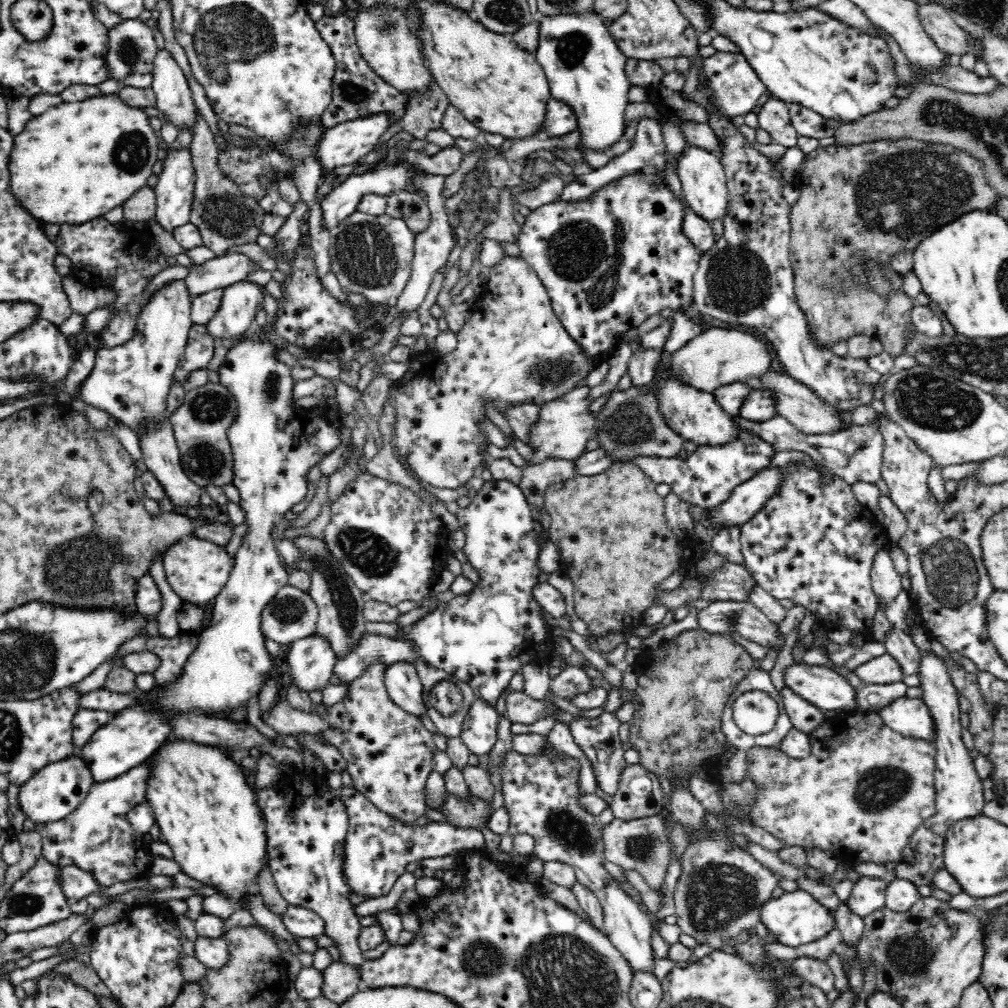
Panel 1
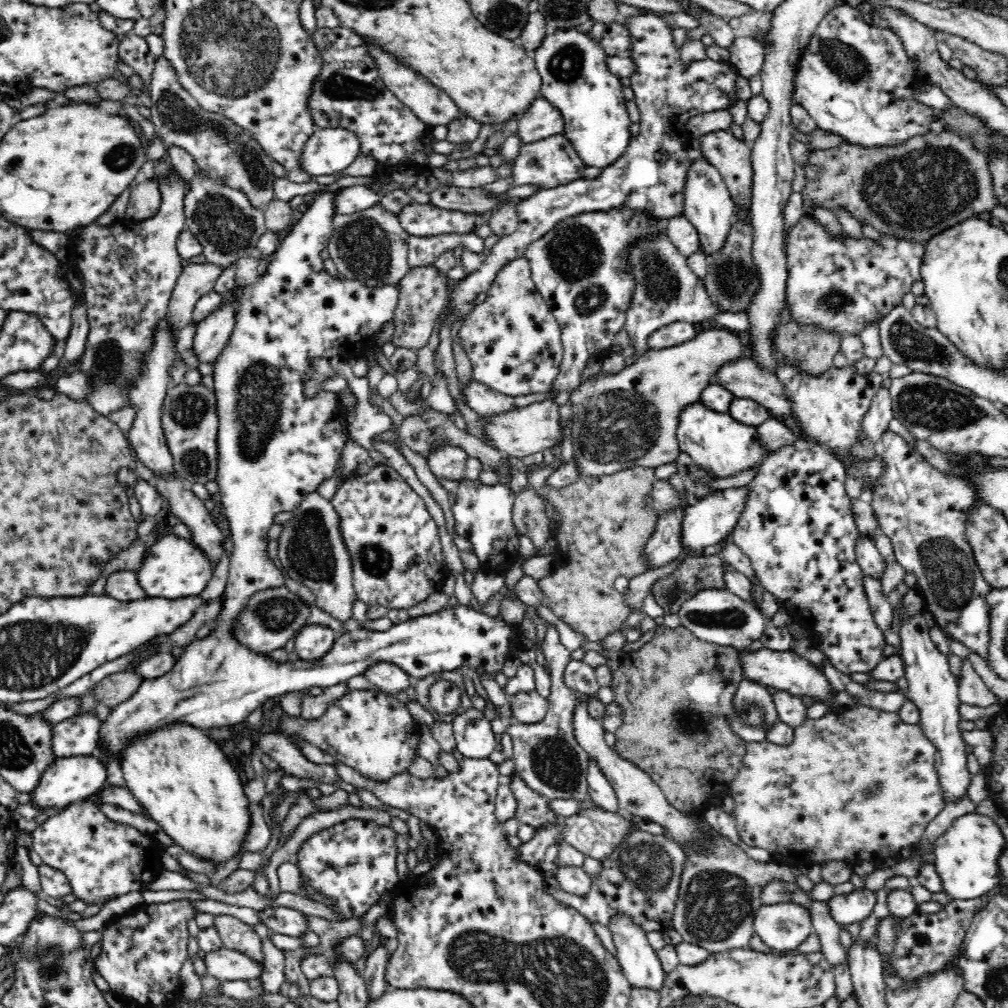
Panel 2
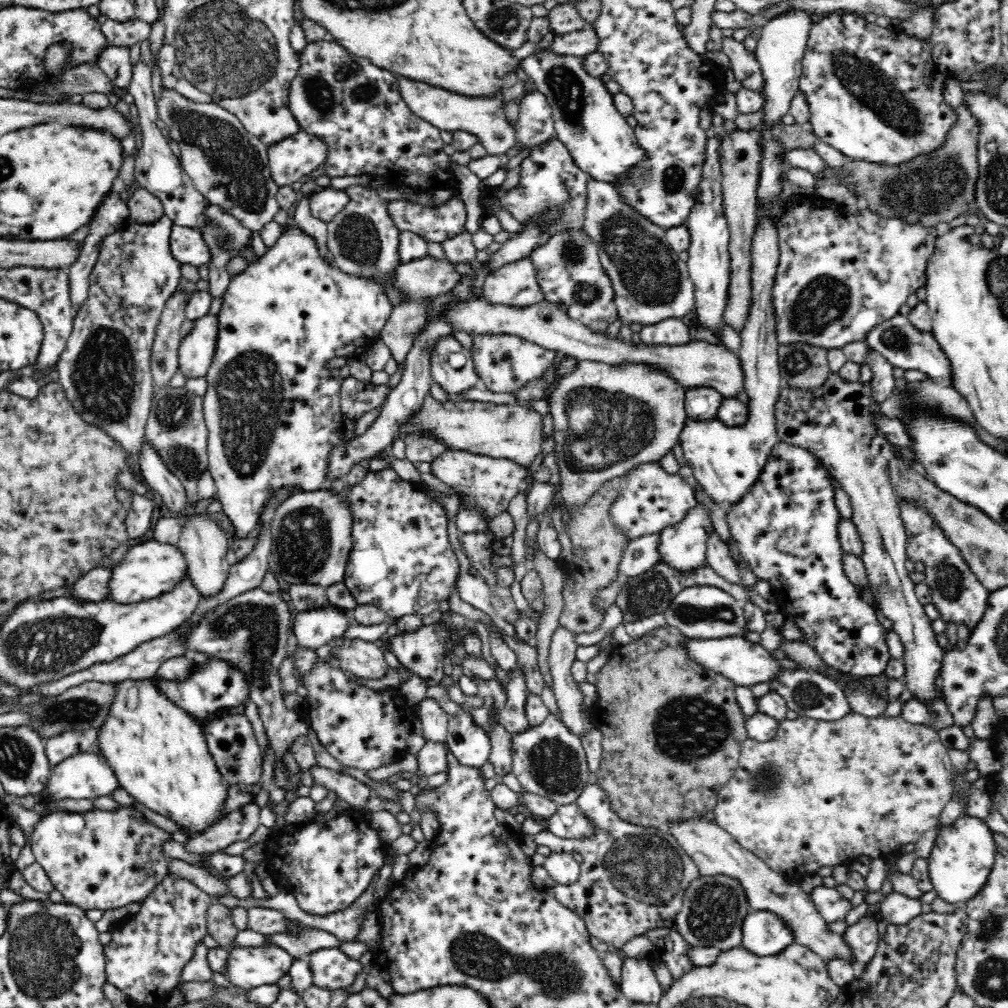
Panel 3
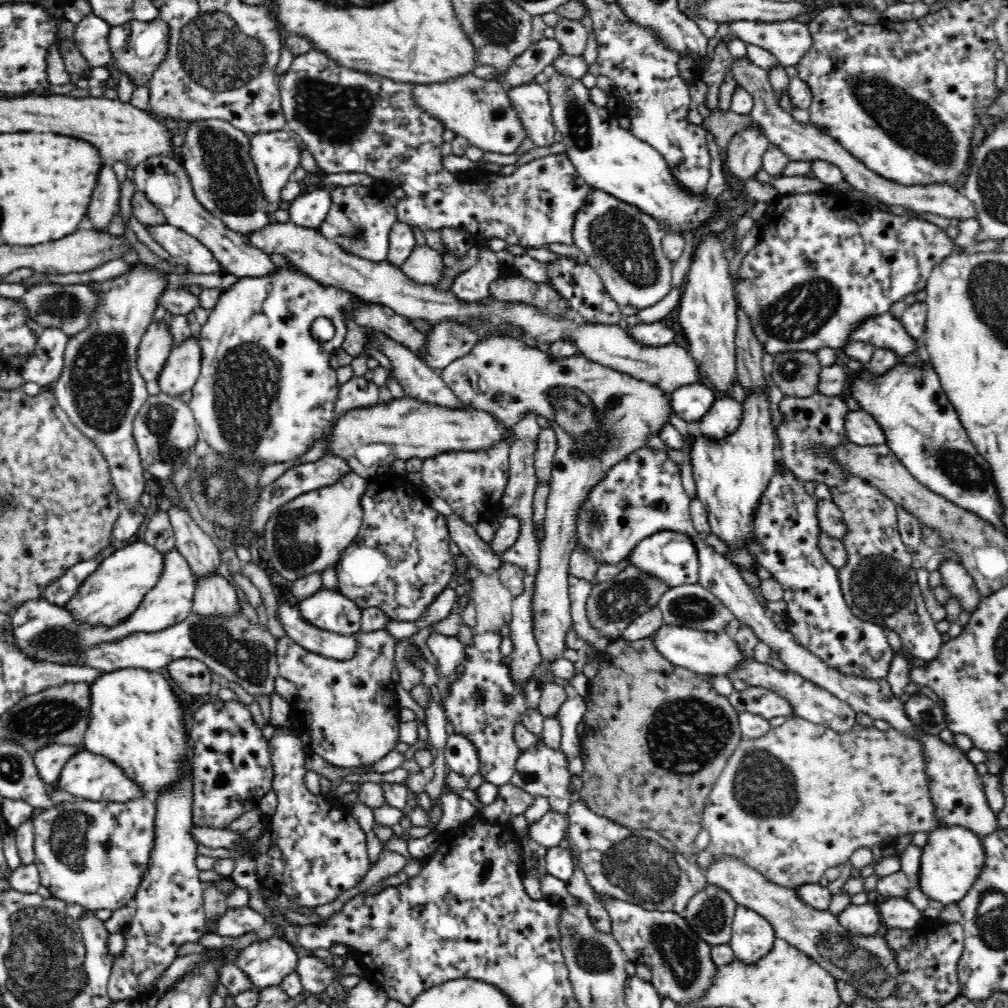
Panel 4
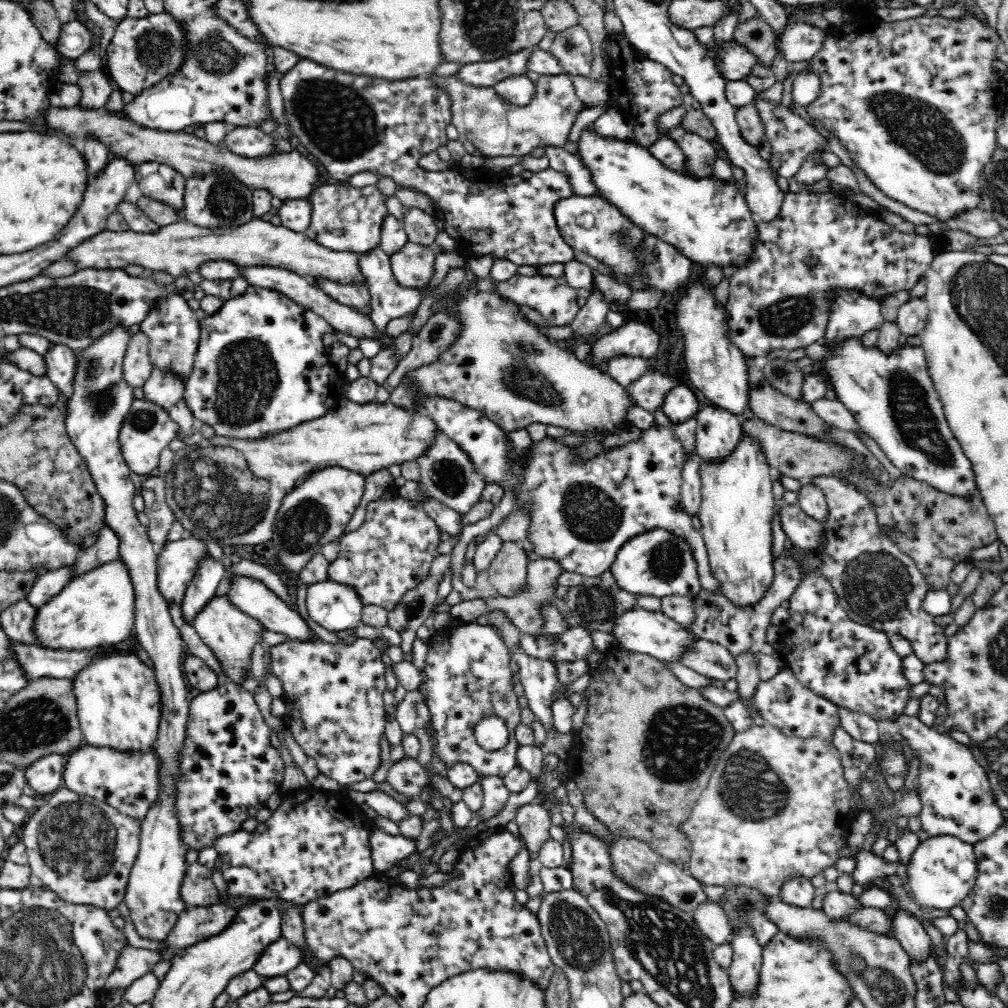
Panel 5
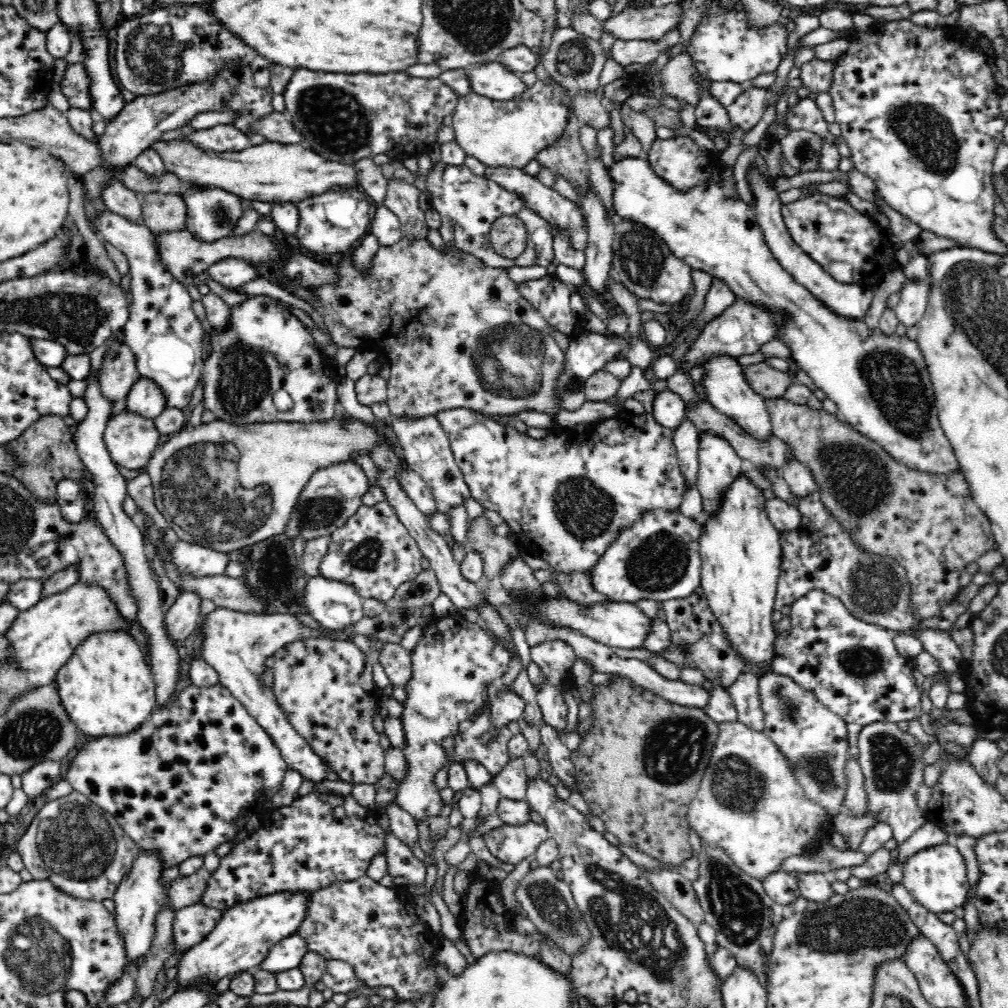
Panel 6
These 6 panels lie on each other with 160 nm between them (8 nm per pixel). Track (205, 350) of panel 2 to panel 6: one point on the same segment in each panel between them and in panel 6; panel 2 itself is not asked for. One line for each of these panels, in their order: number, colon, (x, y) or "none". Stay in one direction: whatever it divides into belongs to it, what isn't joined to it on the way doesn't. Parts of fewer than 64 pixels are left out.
3: (196, 349)
4: (179, 374)
5: (161, 388)
6: (145, 399)

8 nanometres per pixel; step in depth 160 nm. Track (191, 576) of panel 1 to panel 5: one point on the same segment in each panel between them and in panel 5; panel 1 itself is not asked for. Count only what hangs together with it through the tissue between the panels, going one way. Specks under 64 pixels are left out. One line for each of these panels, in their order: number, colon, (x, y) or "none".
2: (171, 567)
3: (148, 569)
4: (117, 586)
5: (97, 609)

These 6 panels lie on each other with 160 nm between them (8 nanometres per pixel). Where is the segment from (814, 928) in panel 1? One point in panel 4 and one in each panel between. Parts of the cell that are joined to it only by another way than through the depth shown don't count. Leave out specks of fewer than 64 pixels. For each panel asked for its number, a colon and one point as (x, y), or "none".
2: (782, 927)
3: (763, 933)
4: (752, 937)

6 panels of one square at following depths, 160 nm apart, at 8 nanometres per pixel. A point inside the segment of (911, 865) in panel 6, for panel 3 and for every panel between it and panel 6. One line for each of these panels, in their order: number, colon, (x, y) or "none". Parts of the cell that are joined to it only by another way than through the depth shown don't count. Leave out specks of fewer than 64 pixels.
3: (962, 856)
4: (952, 858)
5: (942, 871)

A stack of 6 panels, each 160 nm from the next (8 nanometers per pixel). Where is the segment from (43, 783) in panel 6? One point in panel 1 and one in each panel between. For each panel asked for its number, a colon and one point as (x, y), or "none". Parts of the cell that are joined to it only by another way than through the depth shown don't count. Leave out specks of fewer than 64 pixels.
1: (86, 722)
2: (77, 736)
3: (68, 744)
4: (49, 760)
5: (45, 776)

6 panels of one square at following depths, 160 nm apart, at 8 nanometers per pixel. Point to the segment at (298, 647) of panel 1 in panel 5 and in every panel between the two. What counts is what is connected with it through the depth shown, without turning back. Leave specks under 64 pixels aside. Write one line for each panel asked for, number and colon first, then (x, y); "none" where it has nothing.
2: (312, 641)
3: (315, 627)
4: (331, 610)
5: (335, 606)

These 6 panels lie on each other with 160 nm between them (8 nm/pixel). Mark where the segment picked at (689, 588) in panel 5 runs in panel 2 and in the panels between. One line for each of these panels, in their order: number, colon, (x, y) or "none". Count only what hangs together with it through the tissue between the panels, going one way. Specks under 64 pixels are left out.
2: (705, 521)
3: (682, 547)
4: (669, 557)

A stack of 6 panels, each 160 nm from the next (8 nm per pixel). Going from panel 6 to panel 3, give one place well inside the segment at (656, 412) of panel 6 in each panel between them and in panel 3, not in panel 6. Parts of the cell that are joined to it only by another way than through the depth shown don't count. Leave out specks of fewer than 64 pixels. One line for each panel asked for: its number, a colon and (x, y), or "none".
3: (700, 403)
4: (690, 402)
5: (682, 402)

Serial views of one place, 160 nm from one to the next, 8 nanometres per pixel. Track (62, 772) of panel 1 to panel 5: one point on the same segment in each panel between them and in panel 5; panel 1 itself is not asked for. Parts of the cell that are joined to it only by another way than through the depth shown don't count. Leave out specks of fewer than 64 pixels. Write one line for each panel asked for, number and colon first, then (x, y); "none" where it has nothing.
2: (67, 781)
3: (85, 775)
4: (93, 777)
5: (130, 782)

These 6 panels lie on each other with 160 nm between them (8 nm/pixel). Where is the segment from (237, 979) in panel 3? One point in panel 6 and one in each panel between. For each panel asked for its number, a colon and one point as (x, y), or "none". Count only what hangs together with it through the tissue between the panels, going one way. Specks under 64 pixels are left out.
4: (266, 963)
5: (278, 958)
6: (289, 953)

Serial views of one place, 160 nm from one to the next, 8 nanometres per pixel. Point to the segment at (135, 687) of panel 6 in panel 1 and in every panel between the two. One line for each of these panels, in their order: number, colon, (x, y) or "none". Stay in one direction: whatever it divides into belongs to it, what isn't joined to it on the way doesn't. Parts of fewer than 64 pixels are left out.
1: (206, 811)
2: (182, 778)
3: (157, 750)
4: (135, 719)
5: (118, 703)

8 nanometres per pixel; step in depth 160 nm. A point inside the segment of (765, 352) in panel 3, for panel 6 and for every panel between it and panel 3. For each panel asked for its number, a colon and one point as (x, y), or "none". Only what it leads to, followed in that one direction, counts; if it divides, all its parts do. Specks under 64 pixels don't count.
4: (731, 475)
5: (737, 506)
6: (740, 548)

